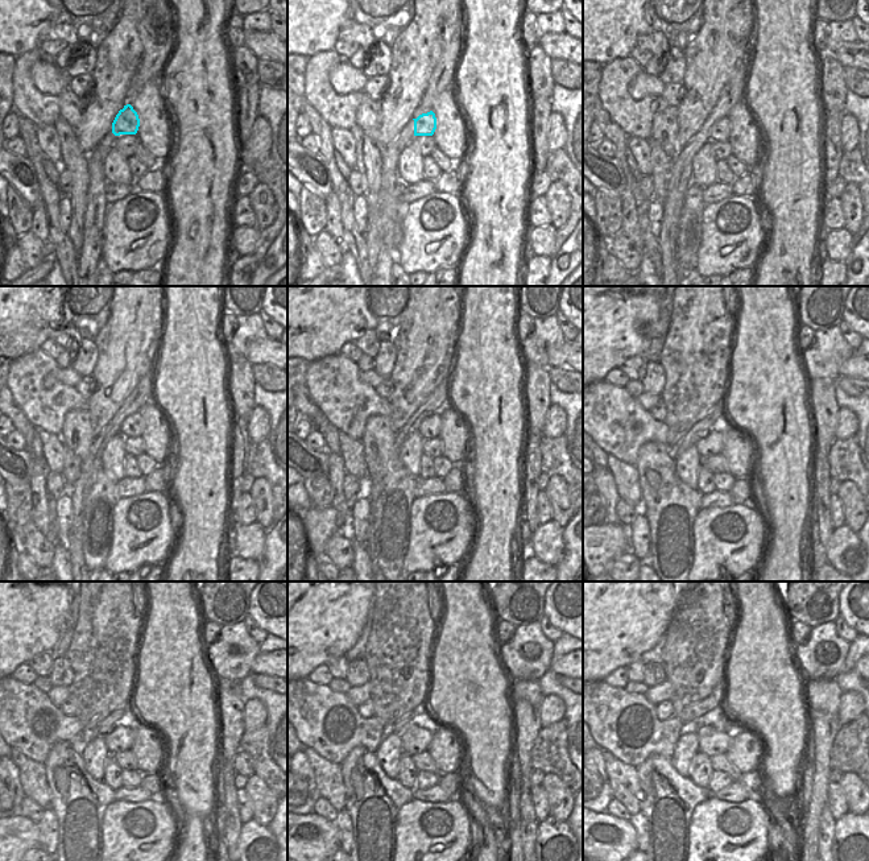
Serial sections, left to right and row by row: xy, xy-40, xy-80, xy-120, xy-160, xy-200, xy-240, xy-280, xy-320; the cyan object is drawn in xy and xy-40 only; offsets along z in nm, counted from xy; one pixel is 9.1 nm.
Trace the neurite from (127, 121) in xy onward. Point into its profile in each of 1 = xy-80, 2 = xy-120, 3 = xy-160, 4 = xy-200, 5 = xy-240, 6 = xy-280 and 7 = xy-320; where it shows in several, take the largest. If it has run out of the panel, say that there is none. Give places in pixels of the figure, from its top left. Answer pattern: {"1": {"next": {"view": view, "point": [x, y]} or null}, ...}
{"1": {"next": {"view": "xy-80", "point": [720, 131]}}, "2": {"next": {"view": "xy-120", "point": [132, 426]}}, "3": {"next": {"view": "xy-160", "point": [430, 427]}}, "4": {"next": {"view": "xy-200", "point": [712, 443]}}, "5": {"next": {"view": "xy-240", "point": [120, 739]}}, "6": {"next": {"view": "xy-280", "point": [416, 737]}}, "7": {"next": {"view": "xy-320", "point": [710, 741]}}}

